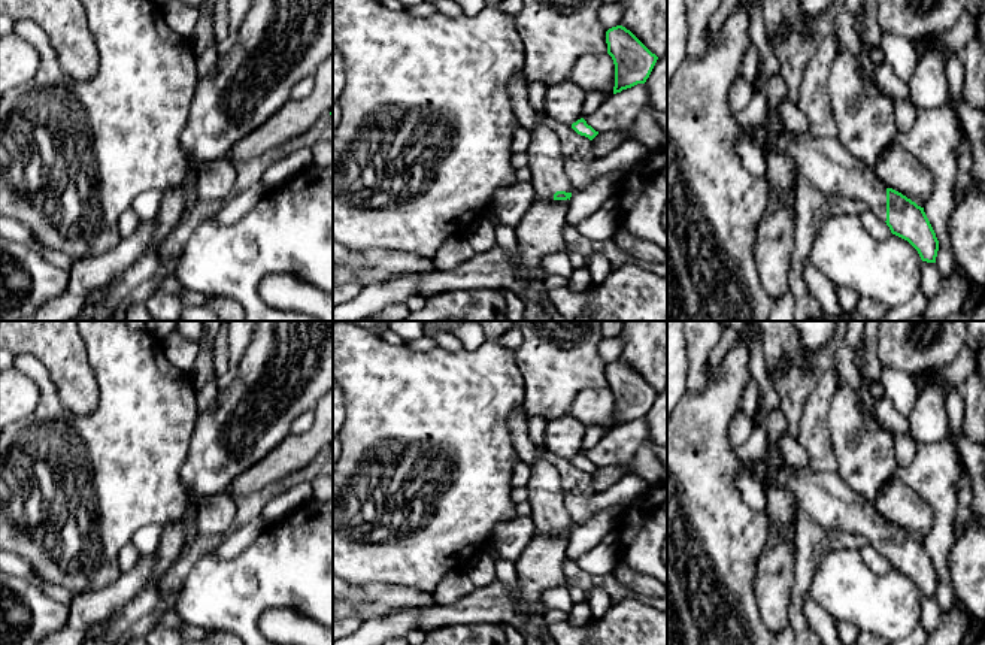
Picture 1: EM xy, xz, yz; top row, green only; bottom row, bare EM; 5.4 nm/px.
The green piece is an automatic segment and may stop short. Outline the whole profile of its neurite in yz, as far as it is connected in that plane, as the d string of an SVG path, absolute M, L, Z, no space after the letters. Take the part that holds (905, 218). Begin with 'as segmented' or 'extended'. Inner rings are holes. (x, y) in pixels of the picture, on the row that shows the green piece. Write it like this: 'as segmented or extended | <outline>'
extended | M760 122L740 128L763 152L784 152L792 158L795 175L812 187L828 194L863 202L891 233L907 240L922 261L936 263L939 240L924 208L886 188L873 167L855 158L837 137L818 137L810 131L794 136L784 130L775 140Z

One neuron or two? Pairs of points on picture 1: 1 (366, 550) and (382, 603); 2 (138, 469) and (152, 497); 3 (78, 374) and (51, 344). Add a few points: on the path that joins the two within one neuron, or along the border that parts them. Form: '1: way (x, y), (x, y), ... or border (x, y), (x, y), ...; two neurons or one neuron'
1: border (348, 581), (357, 586), (402, 584), (411, 587); two neurons
2: way (138, 477), (138, 481), (147, 490); one neuron
3: way (70, 366), (58, 351); one neuron

